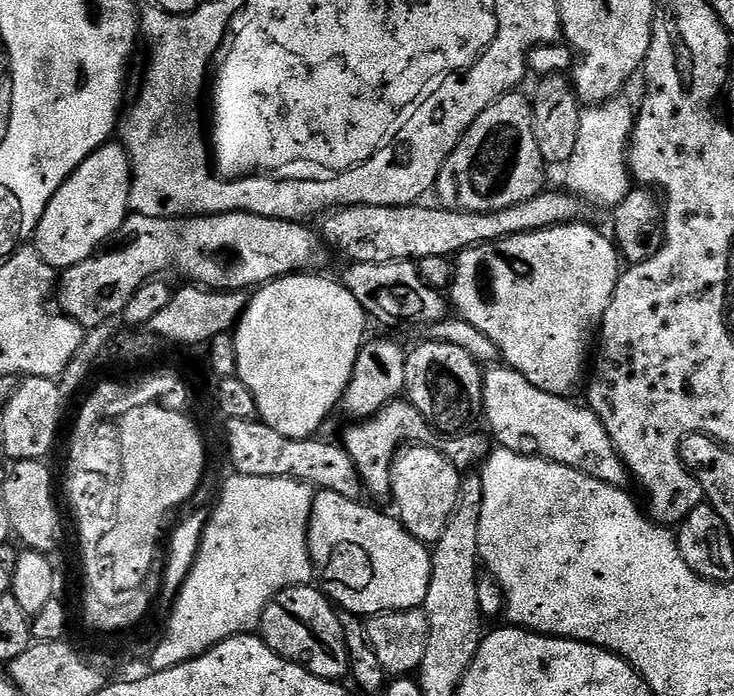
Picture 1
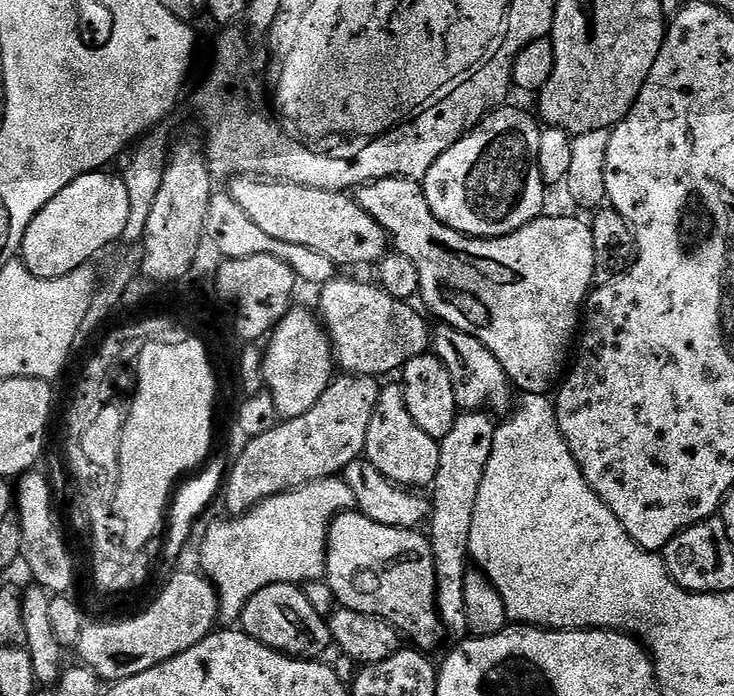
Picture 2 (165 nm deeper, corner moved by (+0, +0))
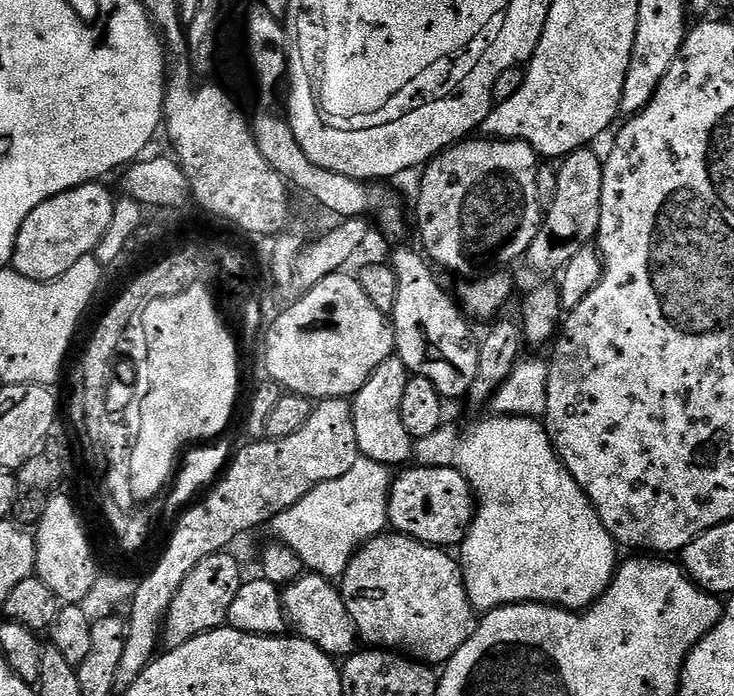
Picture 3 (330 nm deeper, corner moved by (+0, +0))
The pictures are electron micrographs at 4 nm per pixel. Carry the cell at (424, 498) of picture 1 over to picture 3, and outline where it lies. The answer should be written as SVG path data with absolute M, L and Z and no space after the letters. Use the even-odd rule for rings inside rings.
M393 354L389 360L382 362L382 366L378 366L378 370L374 370L374 374L370 374L370 382L351 397L354 438L358 438L363 459L389 466L404 466L413 459L414 441L406 426L402 426L402 393L406 390L409 375L408 367Z

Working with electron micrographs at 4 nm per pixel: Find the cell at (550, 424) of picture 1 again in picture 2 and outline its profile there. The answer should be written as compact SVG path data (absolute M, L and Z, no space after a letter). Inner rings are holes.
M437 323L432 334L430 348L446 366L450 374L450 382L454 382L457 409L465 412L491 410L493 413L504 411L507 413L513 407L513 389L510 387L507 374L502 370L498 358L494 358L494 354L490 354L490 350L486 350L486 346L478 342L478 338L452 328L448 324Z

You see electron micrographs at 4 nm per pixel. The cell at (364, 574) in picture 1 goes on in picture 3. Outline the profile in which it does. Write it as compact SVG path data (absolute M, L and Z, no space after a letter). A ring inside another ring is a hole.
M381 534L369 540L367 544L363 545L352 555L352 561L348 563L348 569L345 570L338 587L344 596L346 610L350 610L350 618L356 627L357 637L359 637L363 643L365 640L365 642L368 643L365 645L371 646L373 649L398 652L429 666L443 666L448 663L450 658L454 658L454 654L458 654L458 650L462 650L462 646L466 646L469 638L476 633L478 613L476 609L472 607L472 603L468 597L468 590L464 585L464 570L459 559L457 559L455 555L449 554L445 549L433 548L431 544L423 544L409 536Z

